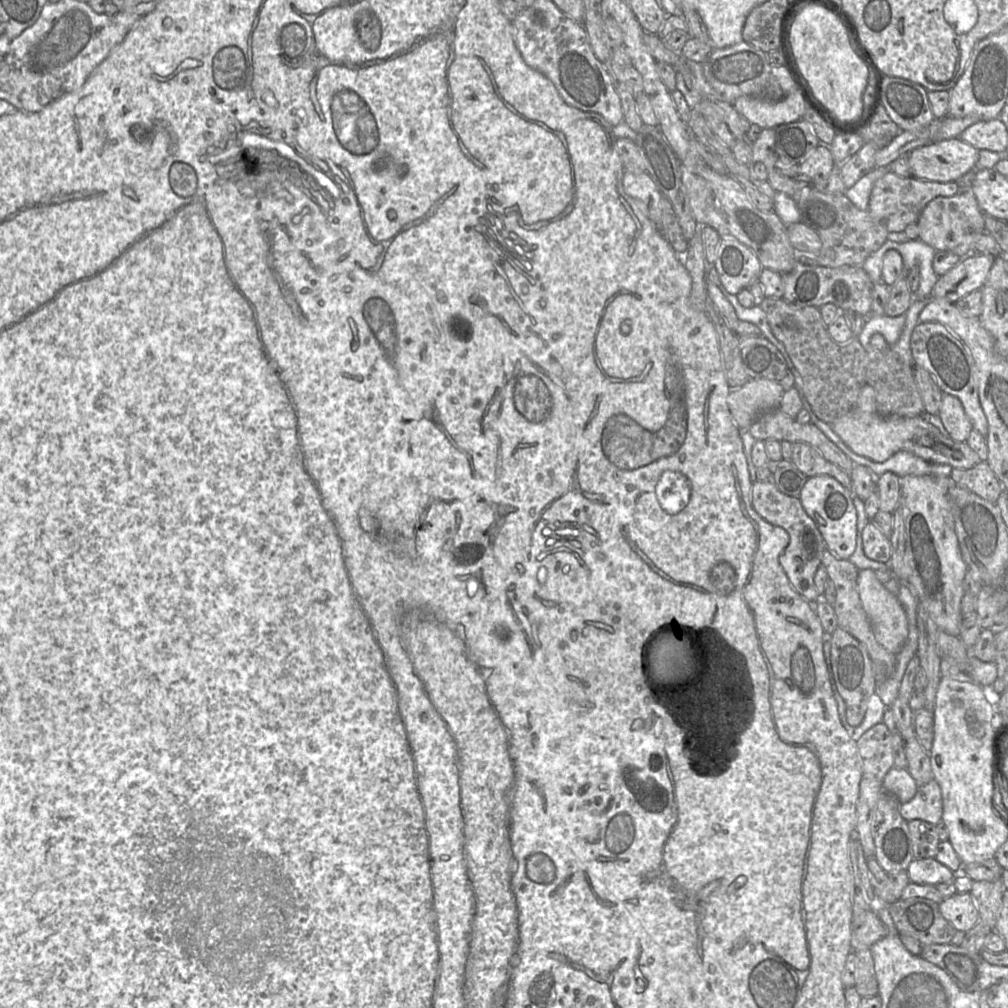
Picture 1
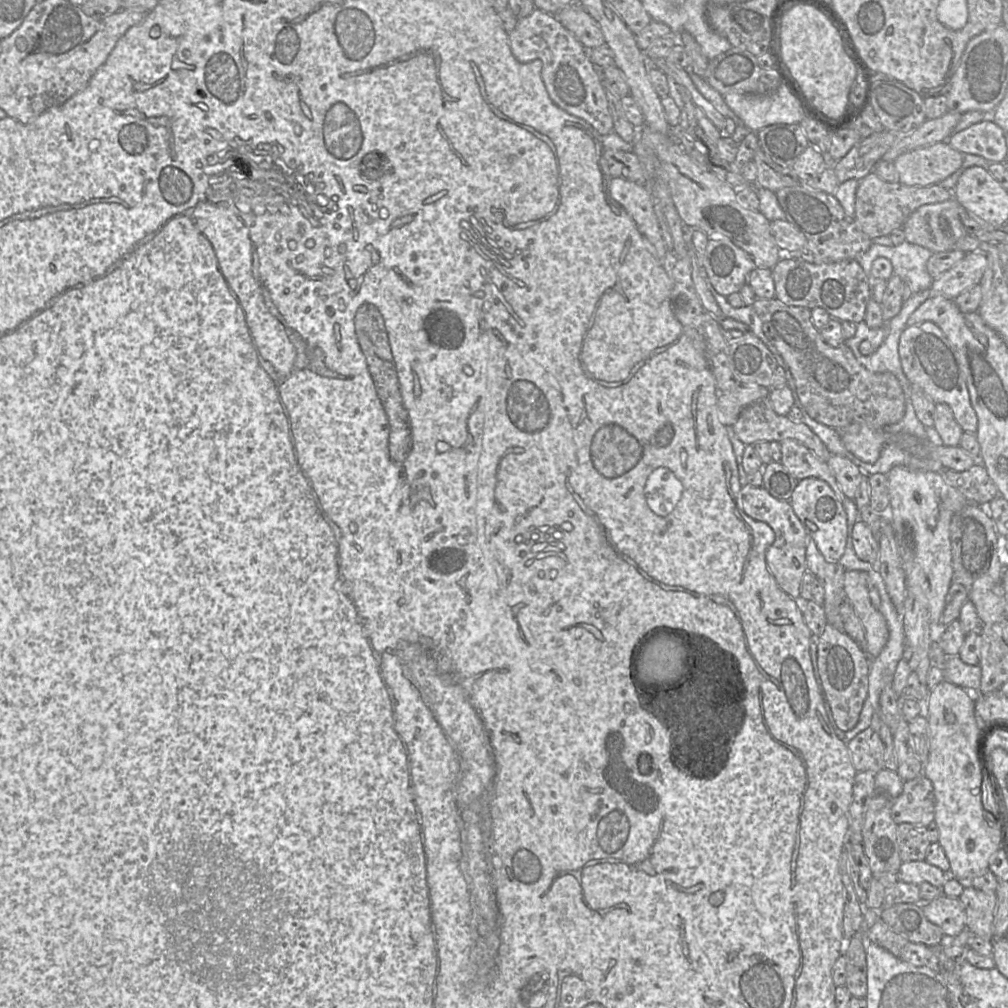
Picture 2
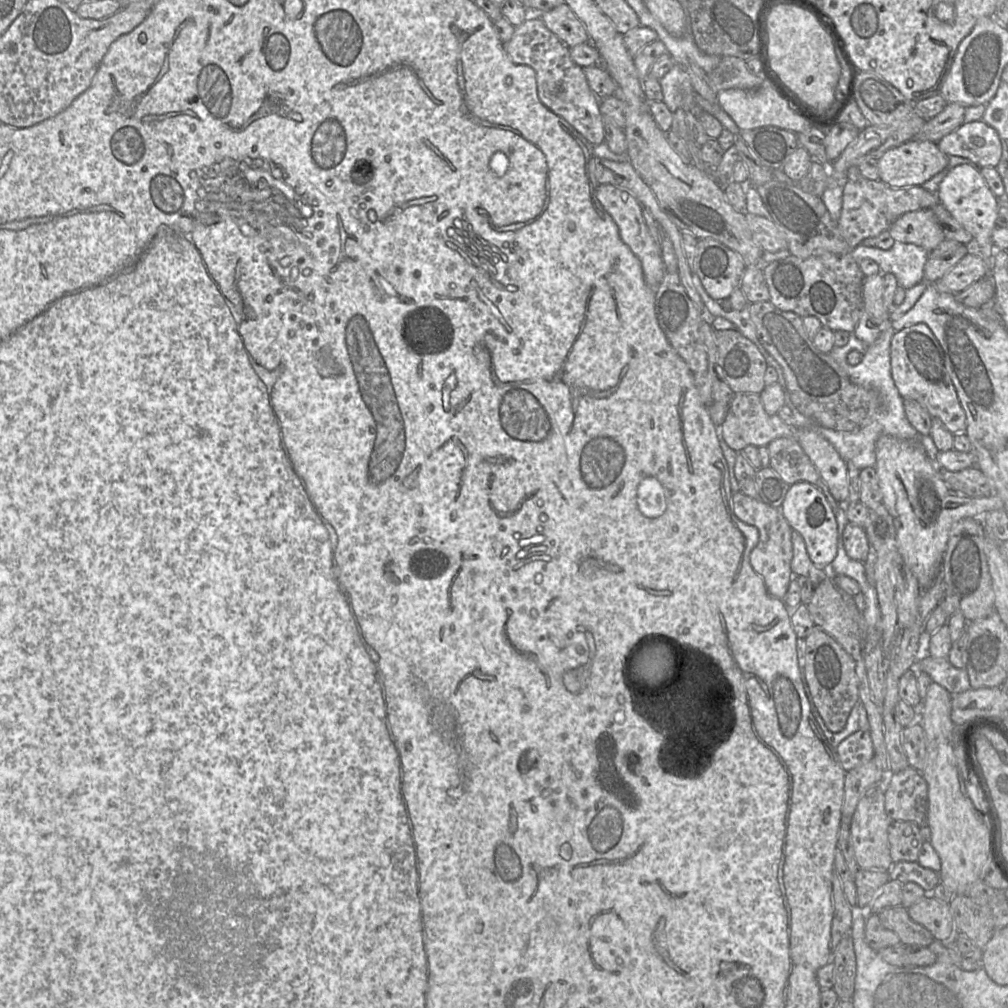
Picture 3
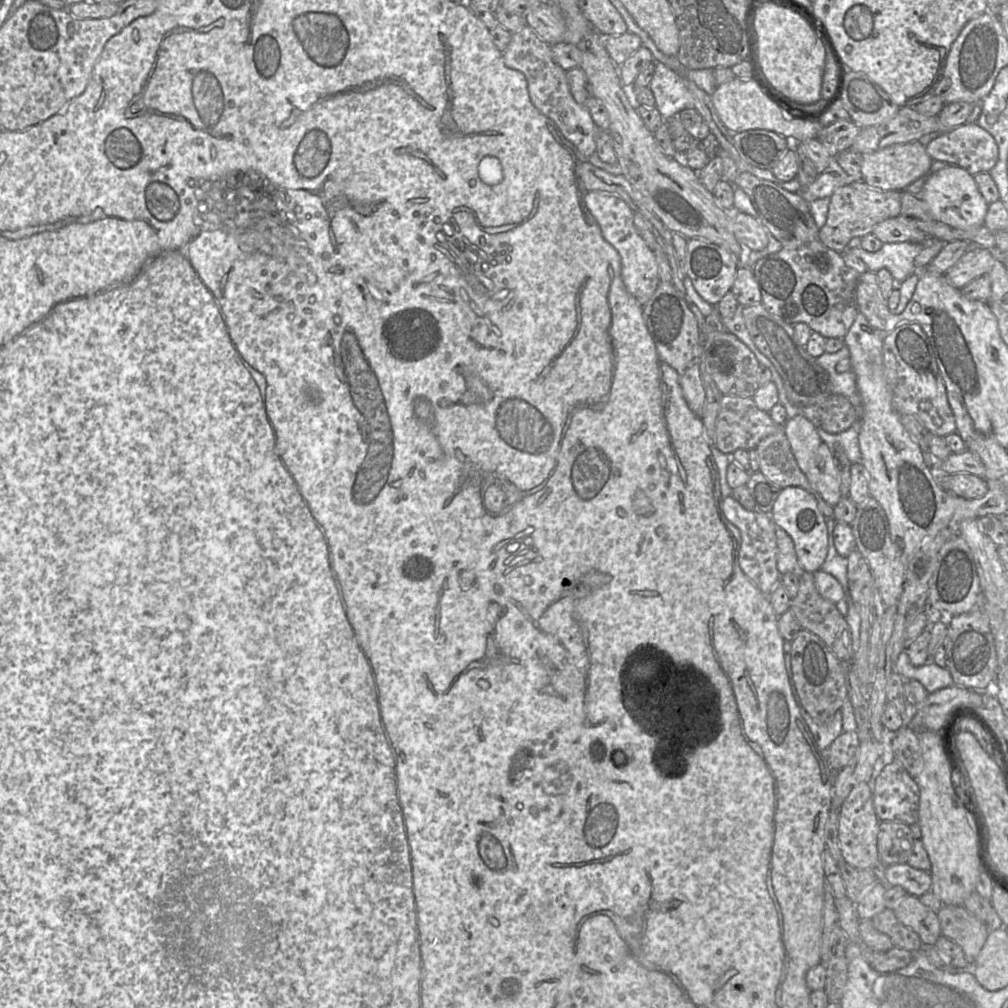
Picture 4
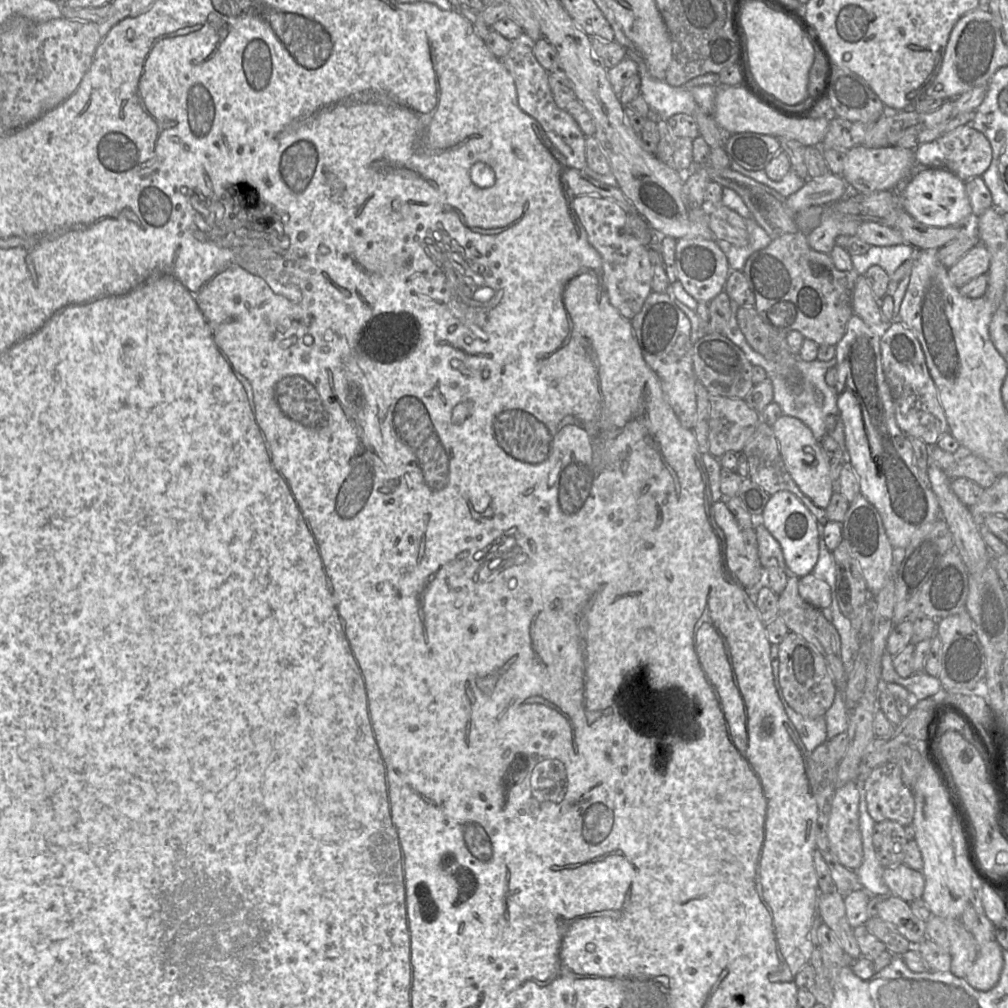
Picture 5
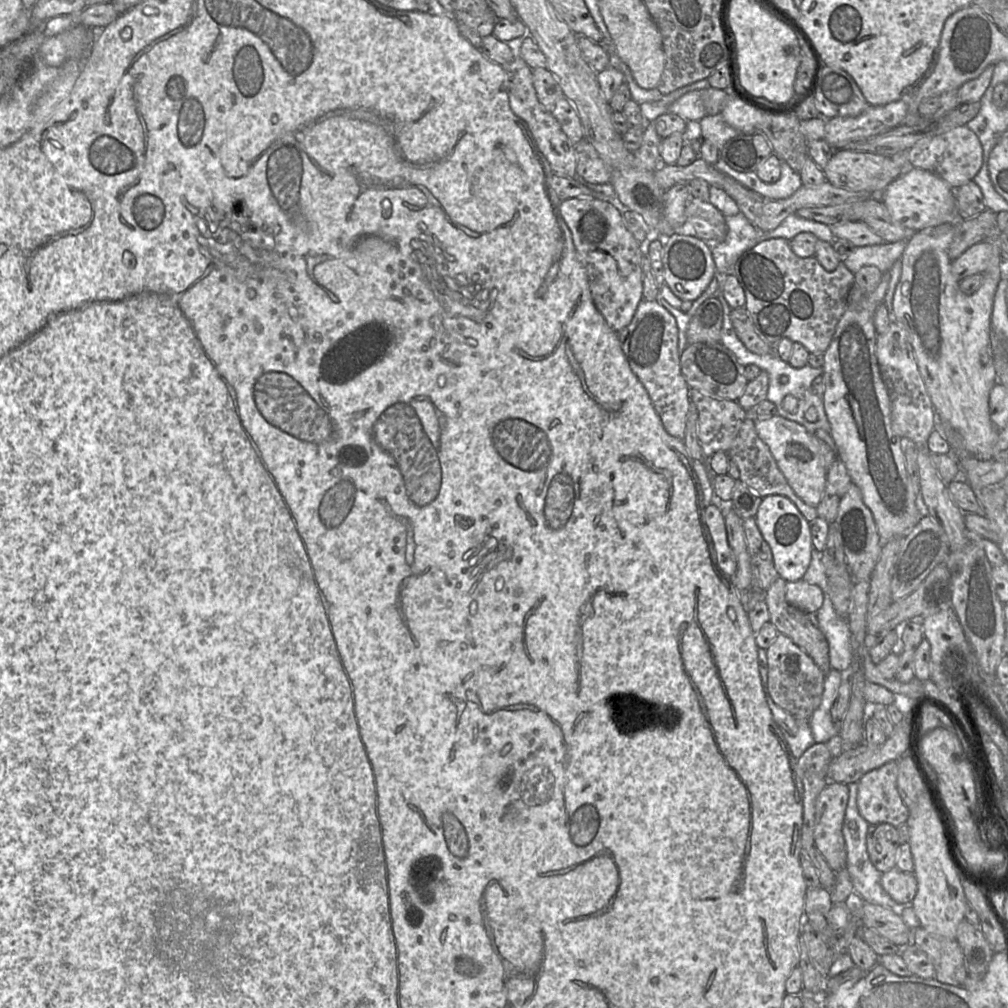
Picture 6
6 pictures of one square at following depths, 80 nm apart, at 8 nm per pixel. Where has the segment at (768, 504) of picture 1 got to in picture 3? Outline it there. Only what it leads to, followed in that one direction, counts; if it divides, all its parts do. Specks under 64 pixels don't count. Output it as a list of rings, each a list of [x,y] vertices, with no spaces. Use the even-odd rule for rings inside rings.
[[[739,491],[732,496],[733,512],[742,522],[754,526],[759,531],[759,541],[752,549],[749,561],[753,569],[763,578],[769,594],[782,599],[793,576],[791,561],[793,558],[793,530],[782,514],[780,507],[769,506],[757,498]]]

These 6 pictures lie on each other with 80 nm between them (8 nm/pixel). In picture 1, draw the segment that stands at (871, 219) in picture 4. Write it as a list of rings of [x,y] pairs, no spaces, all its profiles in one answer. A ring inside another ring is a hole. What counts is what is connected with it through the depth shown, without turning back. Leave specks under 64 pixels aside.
[[[887,173],[877,180],[872,188],[867,211],[870,215],[885,225],[889,233],[904,230],[907,226],[915,224],[924,207],[937,197],[951,197],[961,191],[957,181],[934,182],[909,177],[900,177]]]

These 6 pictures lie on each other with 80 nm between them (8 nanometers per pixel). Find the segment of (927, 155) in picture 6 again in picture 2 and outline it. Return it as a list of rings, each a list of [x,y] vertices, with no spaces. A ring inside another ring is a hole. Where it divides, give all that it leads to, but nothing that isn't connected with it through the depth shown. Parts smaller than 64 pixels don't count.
[[[984,120],[952,133],[946,140],[963,154],[978,155],[991,163],[1005,162],[1007,146],[1003,130],[991,120]]]

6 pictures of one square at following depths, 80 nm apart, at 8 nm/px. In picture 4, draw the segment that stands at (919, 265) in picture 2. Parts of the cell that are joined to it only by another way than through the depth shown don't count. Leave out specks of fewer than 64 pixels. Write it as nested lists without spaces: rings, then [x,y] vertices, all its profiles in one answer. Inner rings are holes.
[[[909,242],[885,243],[877,252],[868,252],[858,245],[852,245],[846,249],[847,252],[860,258],[867,266],[868,271],[877,272],[880,269],[887,269],[892,277],[901,283],[915,272],[923,269],[916,269],[914,261],[922,250],[922,245]]]

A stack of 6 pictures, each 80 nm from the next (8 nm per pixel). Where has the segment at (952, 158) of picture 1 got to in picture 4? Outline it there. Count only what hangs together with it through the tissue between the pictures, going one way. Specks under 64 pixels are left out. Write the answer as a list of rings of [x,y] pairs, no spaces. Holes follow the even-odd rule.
[[[919,140],[906,144],[886,147],[873,153],[862,155],[861,180],[867,185],[884,191],[903,191],[911,183],[929,173],[933,163],[927,154],[926,141]]]

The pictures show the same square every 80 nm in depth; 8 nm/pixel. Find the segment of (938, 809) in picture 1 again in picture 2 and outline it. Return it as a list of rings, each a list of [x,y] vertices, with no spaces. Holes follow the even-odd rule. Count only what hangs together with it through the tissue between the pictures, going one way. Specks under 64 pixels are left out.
[[[924,774],[904,781],[902,792],[891,808],[897,823],[910,822],[928,826],[934,821],[935,797],[932,782]]]

